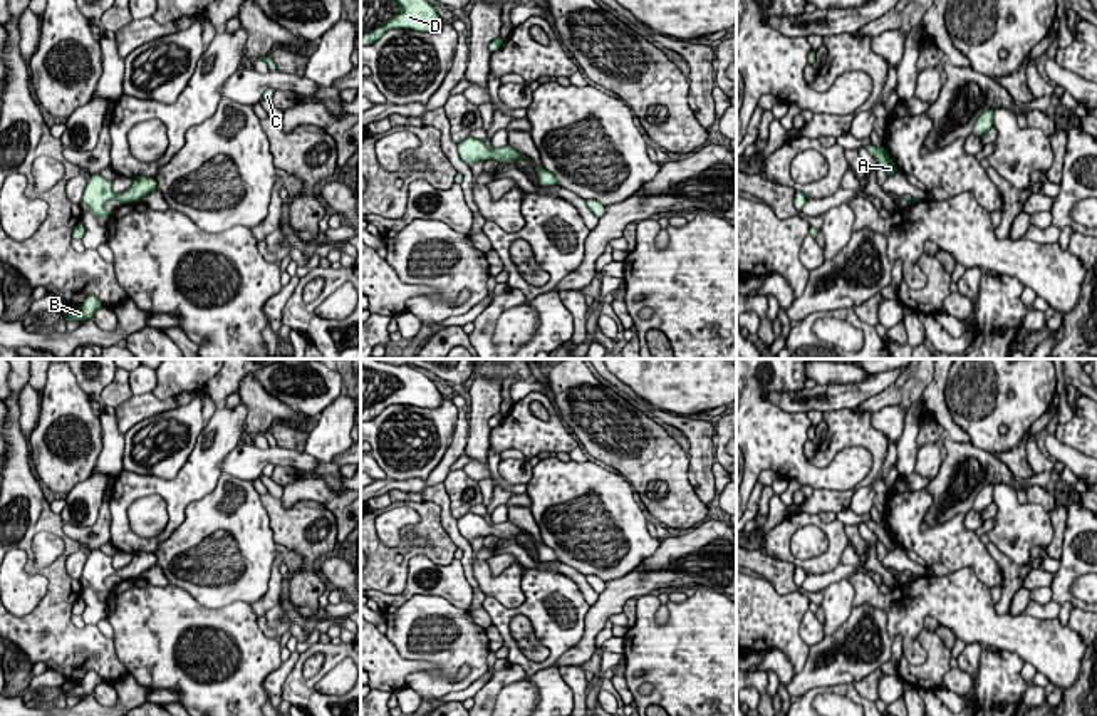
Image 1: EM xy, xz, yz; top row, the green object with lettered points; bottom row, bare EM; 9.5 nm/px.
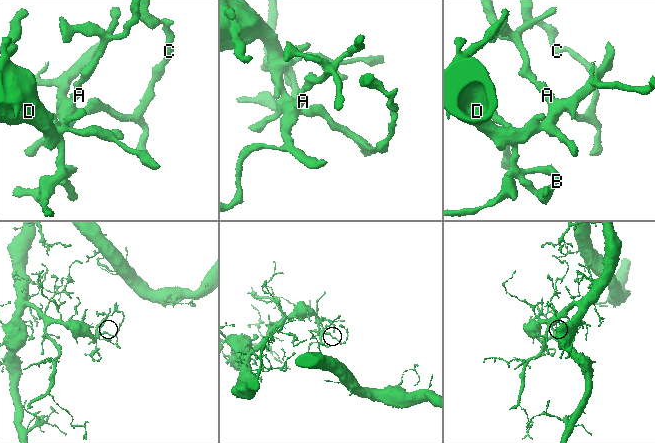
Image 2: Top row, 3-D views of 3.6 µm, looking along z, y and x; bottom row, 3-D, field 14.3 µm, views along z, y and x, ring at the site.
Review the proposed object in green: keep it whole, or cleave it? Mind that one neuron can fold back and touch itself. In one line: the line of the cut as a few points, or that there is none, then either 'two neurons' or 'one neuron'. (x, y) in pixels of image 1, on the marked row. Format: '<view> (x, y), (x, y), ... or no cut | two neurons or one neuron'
no cut | one neuron

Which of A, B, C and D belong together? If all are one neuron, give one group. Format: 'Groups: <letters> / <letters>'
Groups: A B C D

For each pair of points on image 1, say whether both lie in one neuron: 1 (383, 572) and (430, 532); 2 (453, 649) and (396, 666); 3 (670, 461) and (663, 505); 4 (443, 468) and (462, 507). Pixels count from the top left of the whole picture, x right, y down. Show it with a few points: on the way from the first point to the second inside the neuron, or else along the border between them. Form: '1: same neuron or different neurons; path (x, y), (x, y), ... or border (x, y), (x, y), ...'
1: same neuron; path (398, 559), (408, 550), (423, 550), (426, 547)
2: different neurons; border (384, 636), (405, 658), (430, 661), (438, 673)
3: same neuron; path (670, 472), (668, 495)
4: different neurons; border (452, 470), (443, 483)

